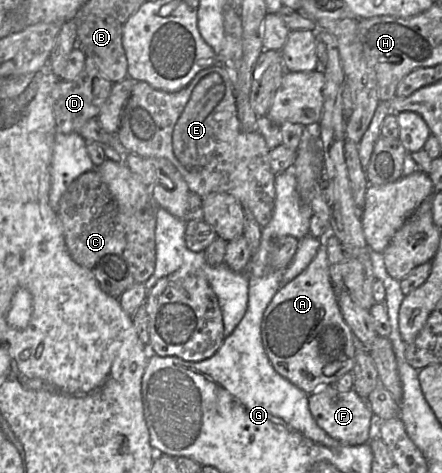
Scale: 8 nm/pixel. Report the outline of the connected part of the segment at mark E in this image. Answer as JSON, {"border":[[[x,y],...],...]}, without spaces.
{"border":[[[222,65],[200,71],[189,85],[176,93],[135,81],[117,138],[128,152],[169,160],[183,176],[190,192],[201,197],[211,192],[226,192],[239,200],[262,228],[270,222],[276,177],[270,167],[270,149],[259,132],[246,132],[241,127],[235,92]]]}

